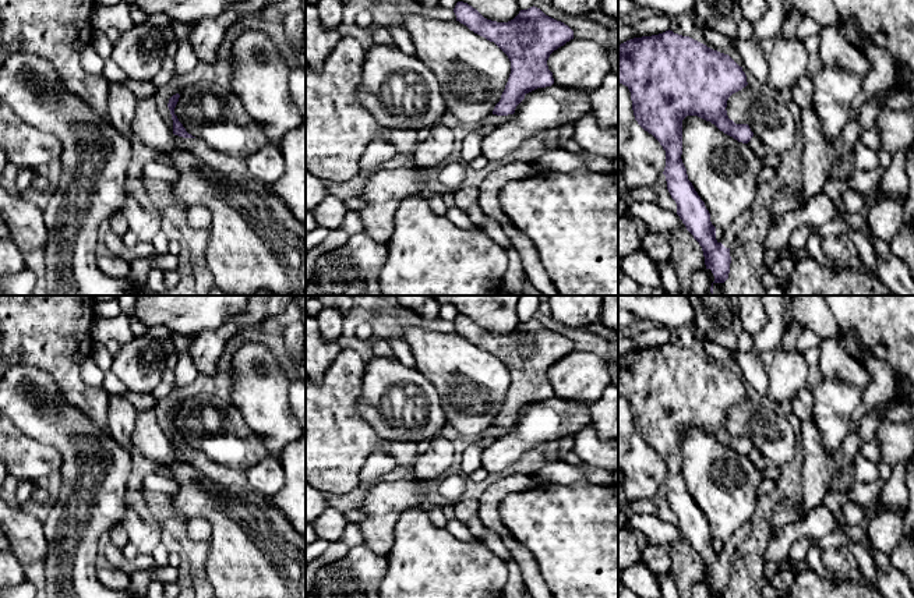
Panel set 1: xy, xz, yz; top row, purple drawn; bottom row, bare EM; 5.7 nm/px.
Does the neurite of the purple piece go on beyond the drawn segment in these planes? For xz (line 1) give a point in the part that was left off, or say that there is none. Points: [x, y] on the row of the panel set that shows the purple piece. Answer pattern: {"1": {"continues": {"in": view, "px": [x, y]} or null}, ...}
{"1": {"continues": null}}

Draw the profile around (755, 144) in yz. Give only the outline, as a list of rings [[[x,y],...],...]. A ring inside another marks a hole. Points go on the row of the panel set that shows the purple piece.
[[[754,135],[751,138],[748,145],[759,159],[762,159],[770,153],[769,148],[756,135]]]

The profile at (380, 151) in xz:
[[[382,138],[373,139],[366,148],[361,162],[360,174],[363,181],[374,171],[384,167],[384,164],[396,155],[395,146]]]

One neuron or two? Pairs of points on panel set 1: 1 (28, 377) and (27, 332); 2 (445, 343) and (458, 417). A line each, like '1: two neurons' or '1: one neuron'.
1: two neurons
2: one neuron

